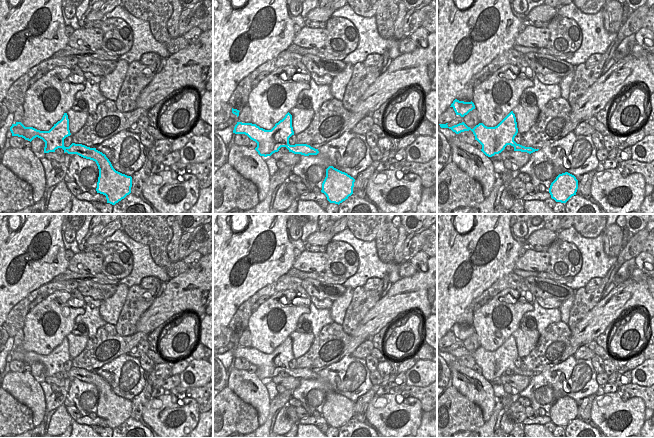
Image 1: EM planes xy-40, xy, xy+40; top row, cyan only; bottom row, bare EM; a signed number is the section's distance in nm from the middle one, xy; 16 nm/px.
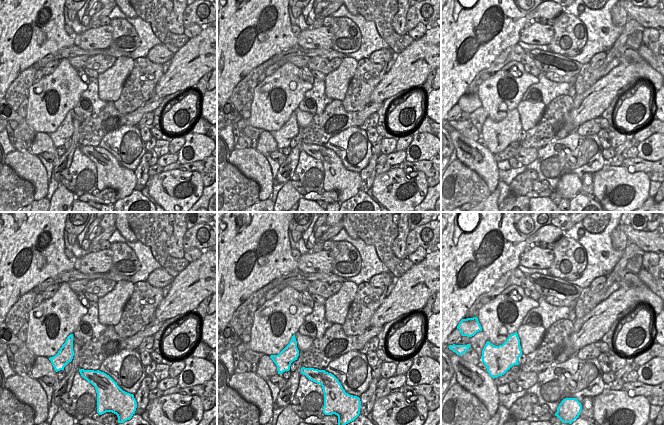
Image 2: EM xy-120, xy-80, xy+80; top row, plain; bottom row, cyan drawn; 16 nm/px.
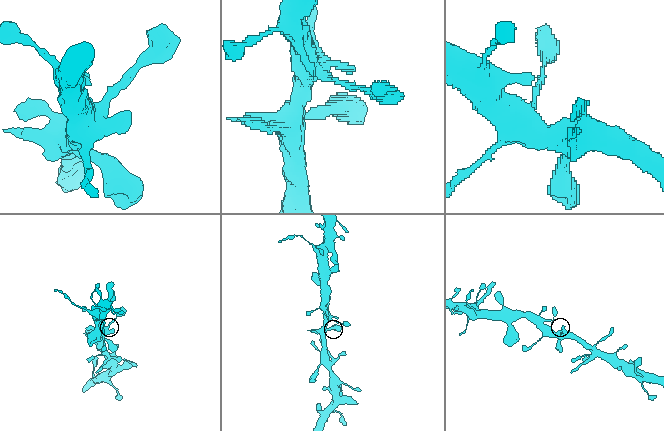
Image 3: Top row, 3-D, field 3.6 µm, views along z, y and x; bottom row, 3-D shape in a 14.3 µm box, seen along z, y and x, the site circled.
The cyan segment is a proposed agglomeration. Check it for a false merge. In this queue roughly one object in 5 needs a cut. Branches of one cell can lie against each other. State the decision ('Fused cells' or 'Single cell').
Single cell

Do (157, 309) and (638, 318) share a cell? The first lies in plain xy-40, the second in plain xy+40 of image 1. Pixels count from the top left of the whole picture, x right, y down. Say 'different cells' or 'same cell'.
different cells

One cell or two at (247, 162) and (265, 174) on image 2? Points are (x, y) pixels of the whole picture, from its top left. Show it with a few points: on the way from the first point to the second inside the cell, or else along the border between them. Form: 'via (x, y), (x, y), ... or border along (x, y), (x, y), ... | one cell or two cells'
via (251, 163), (261, 172) | one cell

